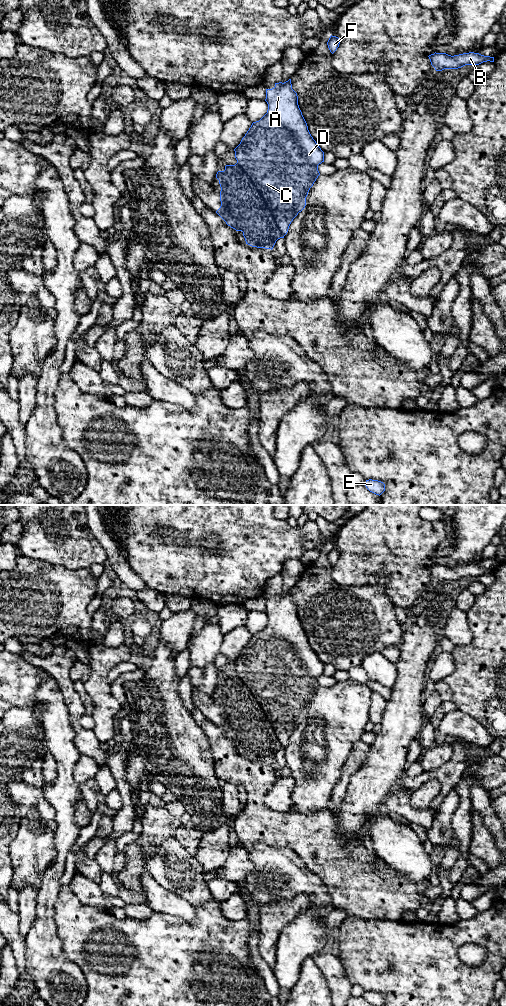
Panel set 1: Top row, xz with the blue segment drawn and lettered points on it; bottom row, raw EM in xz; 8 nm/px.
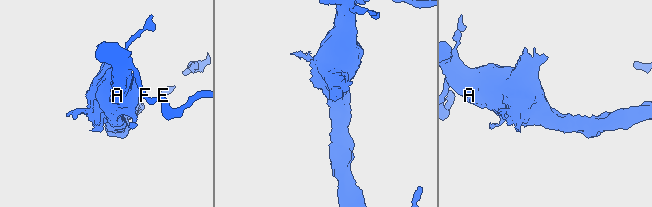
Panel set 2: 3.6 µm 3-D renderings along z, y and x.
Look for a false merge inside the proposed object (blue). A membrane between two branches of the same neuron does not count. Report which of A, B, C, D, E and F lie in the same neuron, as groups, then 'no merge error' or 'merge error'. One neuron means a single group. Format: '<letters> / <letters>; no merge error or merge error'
A B C D E F; no merge error

